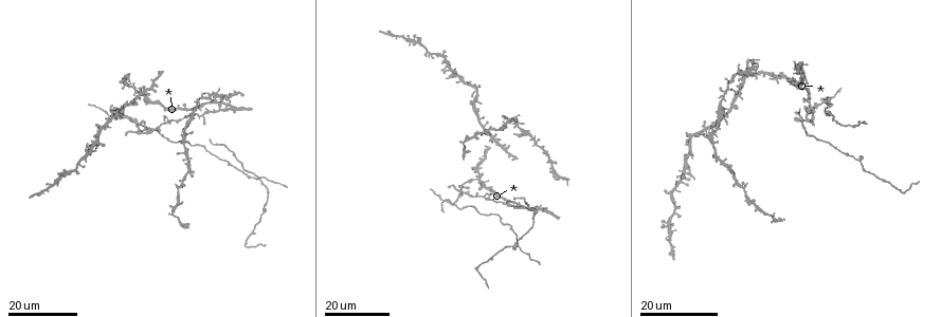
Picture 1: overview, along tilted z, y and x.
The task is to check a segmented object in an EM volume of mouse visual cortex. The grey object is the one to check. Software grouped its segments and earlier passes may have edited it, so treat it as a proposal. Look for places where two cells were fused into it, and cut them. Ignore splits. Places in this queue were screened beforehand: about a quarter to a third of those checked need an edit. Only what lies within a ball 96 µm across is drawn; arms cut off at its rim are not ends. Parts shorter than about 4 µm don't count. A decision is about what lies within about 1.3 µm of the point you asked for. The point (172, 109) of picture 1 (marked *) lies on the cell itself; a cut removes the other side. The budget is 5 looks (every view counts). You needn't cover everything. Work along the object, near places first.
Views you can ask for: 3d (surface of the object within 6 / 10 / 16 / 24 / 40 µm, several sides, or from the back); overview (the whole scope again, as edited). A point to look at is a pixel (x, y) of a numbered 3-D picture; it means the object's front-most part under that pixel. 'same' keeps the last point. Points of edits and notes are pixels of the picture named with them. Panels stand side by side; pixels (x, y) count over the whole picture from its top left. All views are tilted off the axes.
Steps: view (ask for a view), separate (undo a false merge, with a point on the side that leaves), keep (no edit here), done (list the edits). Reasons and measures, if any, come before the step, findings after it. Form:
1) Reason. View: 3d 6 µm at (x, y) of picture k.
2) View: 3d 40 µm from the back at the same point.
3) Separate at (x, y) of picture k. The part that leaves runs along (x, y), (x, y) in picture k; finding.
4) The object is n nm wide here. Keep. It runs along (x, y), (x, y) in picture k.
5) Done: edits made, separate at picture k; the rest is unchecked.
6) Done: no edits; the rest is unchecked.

Four or more arms meet. View: 3d 24 µm at (203, 114) of picture 1.

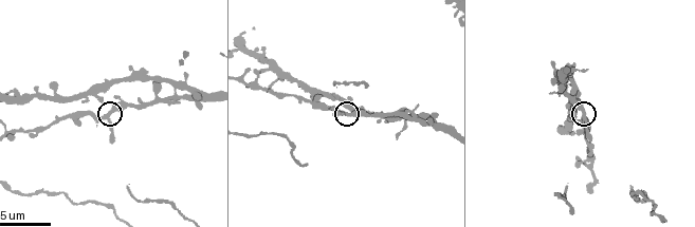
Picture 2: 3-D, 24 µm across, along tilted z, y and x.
View: 3d 6 µm at (586, 117) of picture 2.

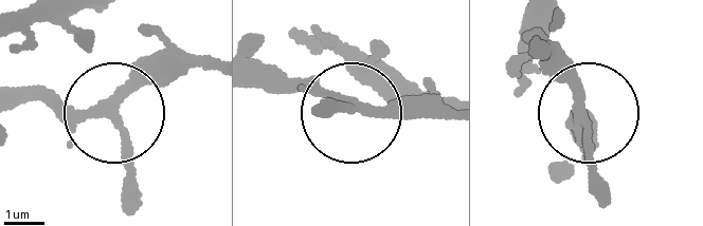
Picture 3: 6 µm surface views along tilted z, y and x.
4 arms meet here. Keep. It runs along (451, 113), (312, 104) in picture 3; continuous, no second cell.

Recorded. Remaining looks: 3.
Side arm on a straight run. View: 3d 24 µm at (452, 204) of picture 1.

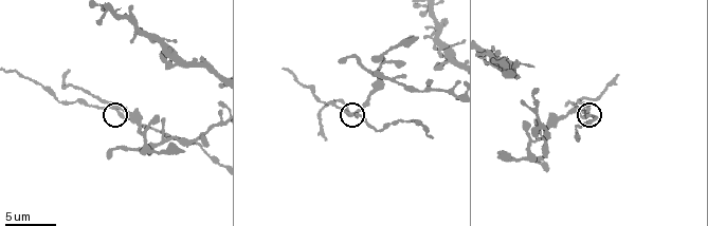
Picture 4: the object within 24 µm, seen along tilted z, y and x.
View: 3d 10 µm at (110, 109) of picture 4.

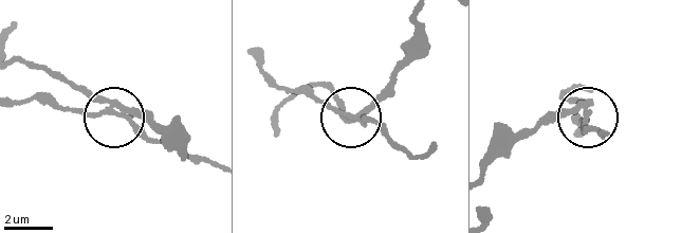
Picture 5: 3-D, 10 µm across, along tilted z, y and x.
The object is 210 nm wide here. Separate at (79, 90) of picture 5. The part that leaves runs along (114, 103), (145, 112), (176, 155) in picture 5; a second cell is stuck on.

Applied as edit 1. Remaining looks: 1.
Narrows sharply. View: 3d 16 µm at (169, 137) of picture 4.

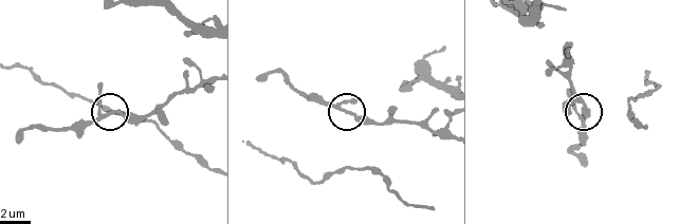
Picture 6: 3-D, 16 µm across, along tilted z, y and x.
The object is 180 nm wide here. Keep. All the same cell.

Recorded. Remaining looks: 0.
Done: edits made, separate at picture 5; the rest is unchecked.

